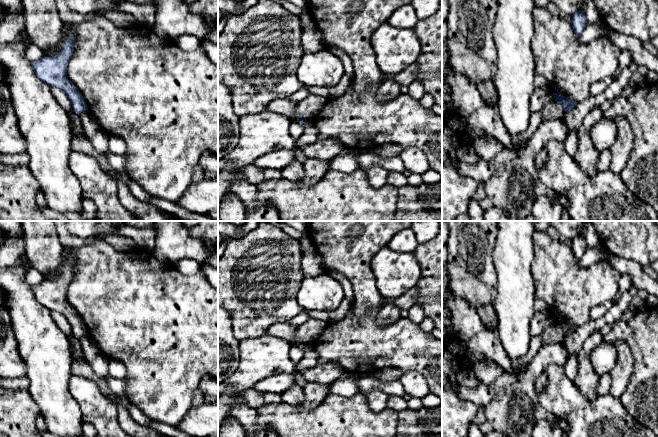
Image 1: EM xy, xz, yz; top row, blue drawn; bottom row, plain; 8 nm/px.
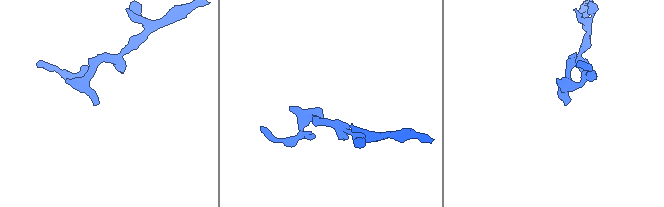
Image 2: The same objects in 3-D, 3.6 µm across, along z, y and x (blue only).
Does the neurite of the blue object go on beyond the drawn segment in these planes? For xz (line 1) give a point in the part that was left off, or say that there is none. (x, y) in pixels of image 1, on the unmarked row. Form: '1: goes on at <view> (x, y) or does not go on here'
1: does not go on here

